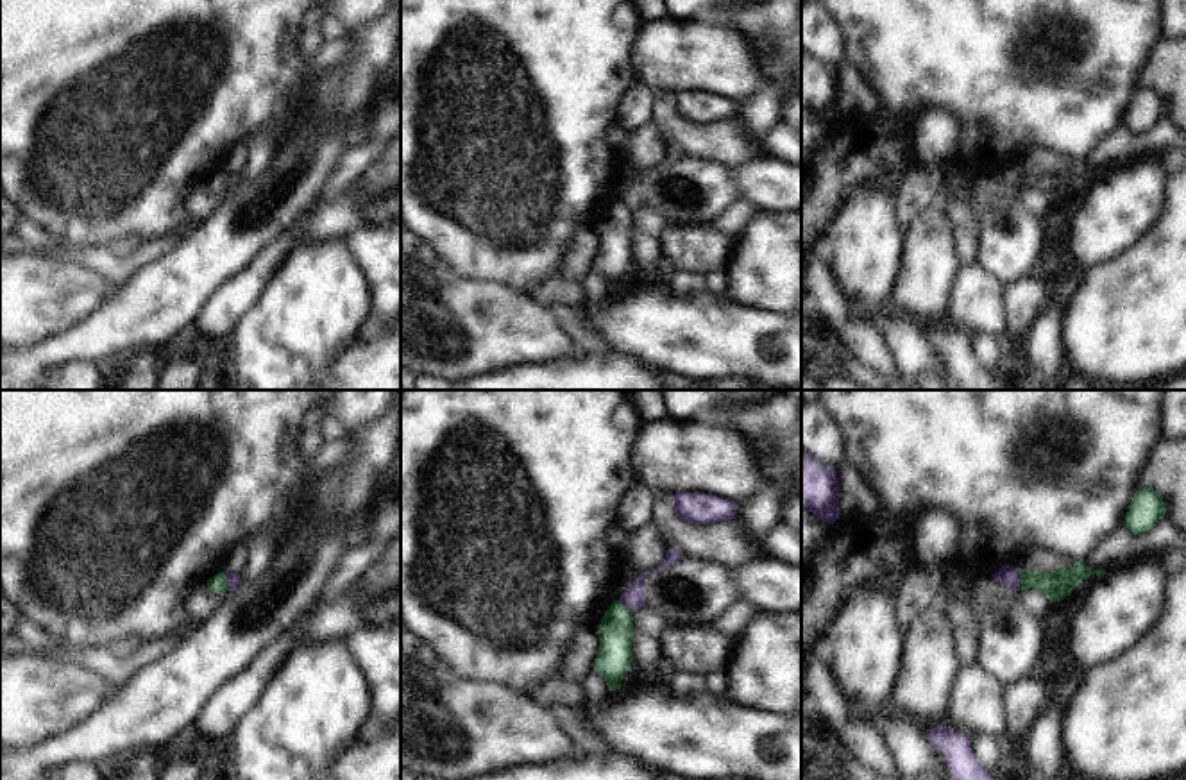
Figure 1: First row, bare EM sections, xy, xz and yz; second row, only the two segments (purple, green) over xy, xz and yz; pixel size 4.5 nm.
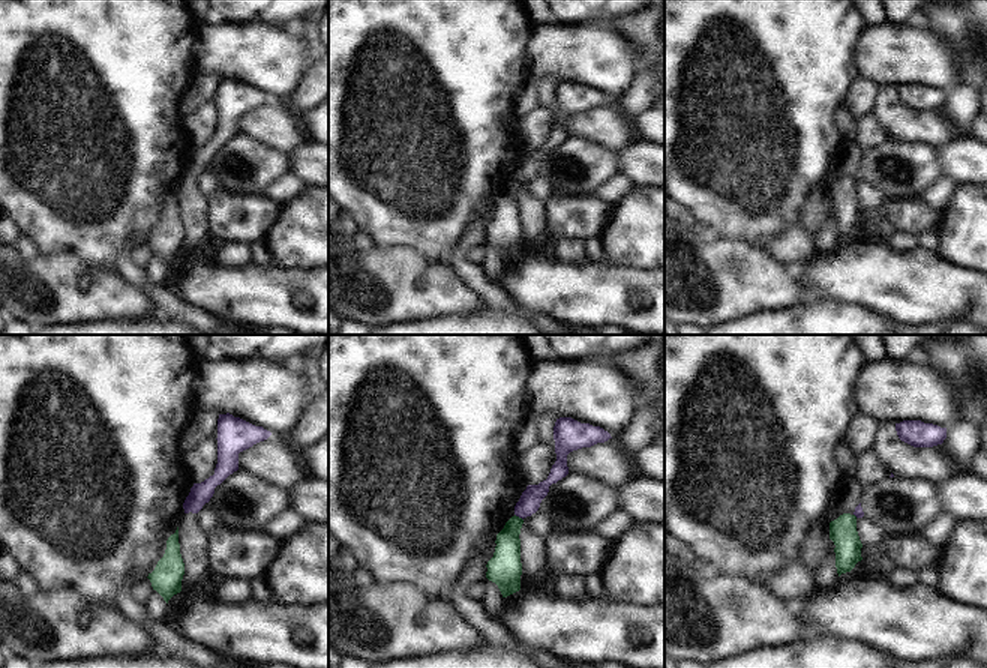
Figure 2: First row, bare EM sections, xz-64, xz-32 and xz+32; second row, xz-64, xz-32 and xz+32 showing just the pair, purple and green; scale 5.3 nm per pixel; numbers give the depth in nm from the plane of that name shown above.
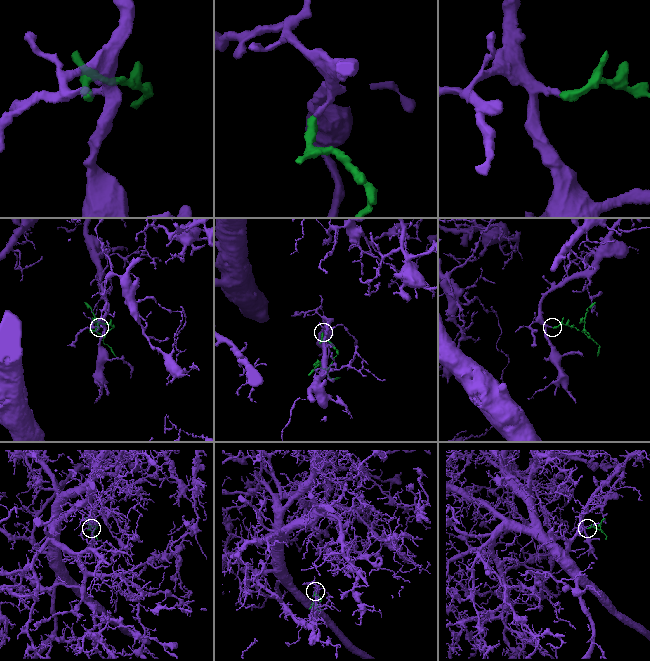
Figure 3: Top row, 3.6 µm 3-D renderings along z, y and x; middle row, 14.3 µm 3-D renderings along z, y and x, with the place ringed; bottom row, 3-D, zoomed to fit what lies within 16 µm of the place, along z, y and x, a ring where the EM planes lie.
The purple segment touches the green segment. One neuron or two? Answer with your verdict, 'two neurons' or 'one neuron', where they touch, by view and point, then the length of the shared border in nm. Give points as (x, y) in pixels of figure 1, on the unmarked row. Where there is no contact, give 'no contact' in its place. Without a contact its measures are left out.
two neurons | yz (1018, 179) | 90 nm

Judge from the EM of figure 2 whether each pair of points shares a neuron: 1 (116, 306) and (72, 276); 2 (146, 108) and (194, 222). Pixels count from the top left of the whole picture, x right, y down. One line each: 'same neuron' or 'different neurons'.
1: same neuron
2: different neurons

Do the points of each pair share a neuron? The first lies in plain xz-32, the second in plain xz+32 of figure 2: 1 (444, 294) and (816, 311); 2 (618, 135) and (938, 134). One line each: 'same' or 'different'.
1: different
2: same

